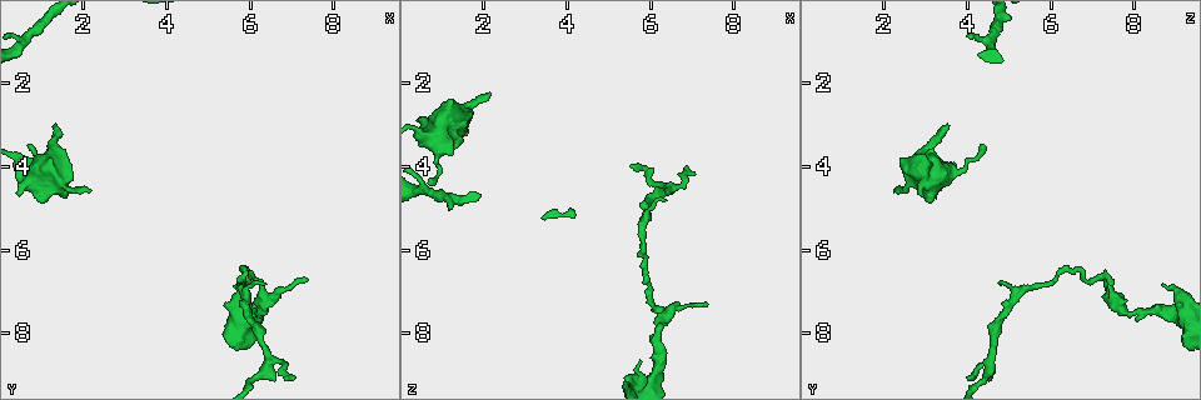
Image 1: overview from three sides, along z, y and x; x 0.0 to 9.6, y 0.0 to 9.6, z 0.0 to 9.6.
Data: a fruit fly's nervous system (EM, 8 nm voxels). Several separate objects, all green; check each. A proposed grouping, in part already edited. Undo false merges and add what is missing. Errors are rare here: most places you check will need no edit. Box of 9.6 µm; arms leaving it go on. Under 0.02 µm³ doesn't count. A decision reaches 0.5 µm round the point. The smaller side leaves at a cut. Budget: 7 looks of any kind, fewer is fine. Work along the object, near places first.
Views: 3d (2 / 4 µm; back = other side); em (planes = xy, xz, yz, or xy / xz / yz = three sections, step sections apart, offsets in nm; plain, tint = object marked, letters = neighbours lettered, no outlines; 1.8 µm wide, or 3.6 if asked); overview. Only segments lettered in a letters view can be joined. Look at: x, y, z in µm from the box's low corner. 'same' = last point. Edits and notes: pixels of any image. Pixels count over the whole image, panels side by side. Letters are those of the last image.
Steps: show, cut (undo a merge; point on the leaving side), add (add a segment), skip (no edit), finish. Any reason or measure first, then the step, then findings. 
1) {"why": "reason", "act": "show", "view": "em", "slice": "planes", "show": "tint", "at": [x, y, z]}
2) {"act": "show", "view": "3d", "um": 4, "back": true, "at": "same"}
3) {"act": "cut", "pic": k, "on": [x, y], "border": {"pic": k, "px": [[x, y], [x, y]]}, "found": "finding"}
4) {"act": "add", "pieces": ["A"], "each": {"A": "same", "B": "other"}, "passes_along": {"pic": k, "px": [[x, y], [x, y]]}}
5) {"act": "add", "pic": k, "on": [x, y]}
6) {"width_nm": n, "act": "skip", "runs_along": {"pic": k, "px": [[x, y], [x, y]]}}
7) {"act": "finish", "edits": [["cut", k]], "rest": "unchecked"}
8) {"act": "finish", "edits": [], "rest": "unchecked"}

{"why": "an open end", "act": "show", "view": "3d", "um": 2, "at": [1.20, 3.00, 3.55]}

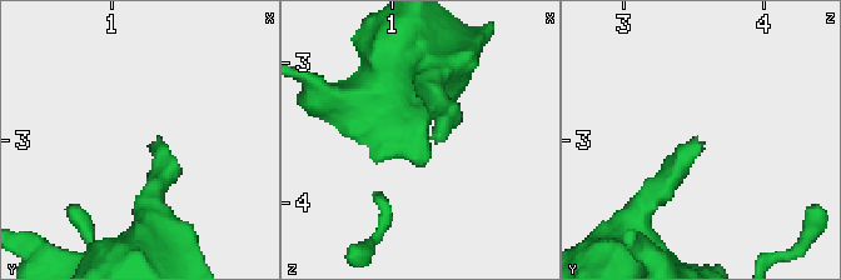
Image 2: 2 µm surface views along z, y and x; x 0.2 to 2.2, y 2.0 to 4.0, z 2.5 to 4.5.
{"why": "shape alone is not enough", "act": "show", "view": "em", "slice": "planes", "show": "letters", "at": [1.28, 3.04, 3.52]}

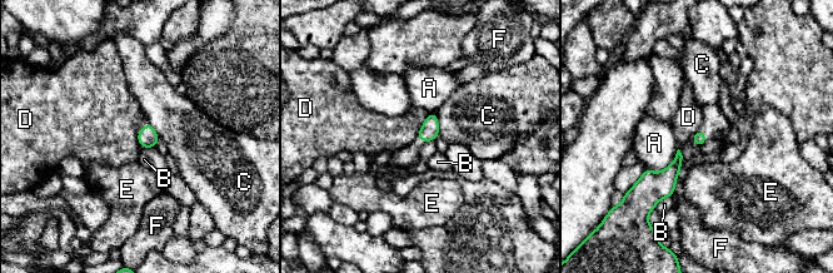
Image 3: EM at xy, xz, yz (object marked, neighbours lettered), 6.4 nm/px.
{"act": "skip", "each": {"A": "other", "B": "other", "C": "other", "D": "other", "E": "other", "F": "other"}, "found": "no lettered segment goes on from it"}

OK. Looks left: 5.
{"why": "free end", "act": "show", "view": "em", "um": 3.6, "slice": "xy", "step": 16, "show": "tint", "at": [5.80, 6.85, 8.70]}

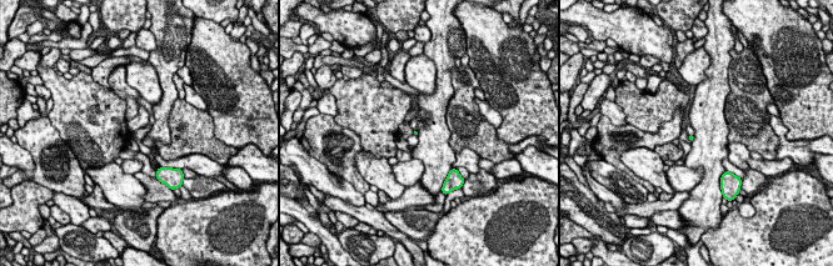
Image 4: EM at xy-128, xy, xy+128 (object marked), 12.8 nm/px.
{"why": "cut it another way", "act": "show", "view": "em", "um": 3.6, "slice": "planes", "show": "letters", "at": "same"}

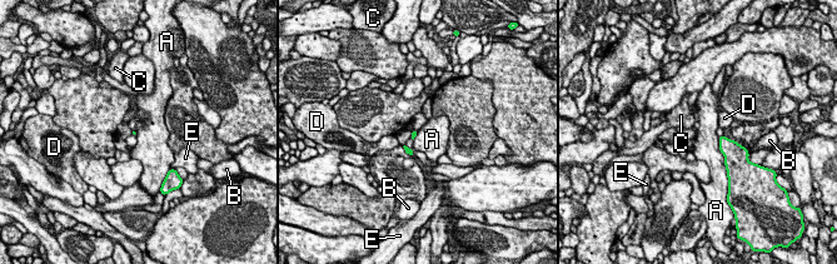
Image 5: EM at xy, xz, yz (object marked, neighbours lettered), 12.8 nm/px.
{"longest_contact_nm": ["A", 420], "act": "skip", "each": {"A": "other", "B": "other", "C": "other", "D": "other", "E": "other"}, "border": {"pic": 5, "px": [[717, 137], [726, 167]]}, "found": "none of them fits"}

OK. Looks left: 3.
{"why": "sharp bend", "act": "show", "view": "em", "slice": "planes", "show": "letters", "at": [5.85, 6.40, 6.35]}

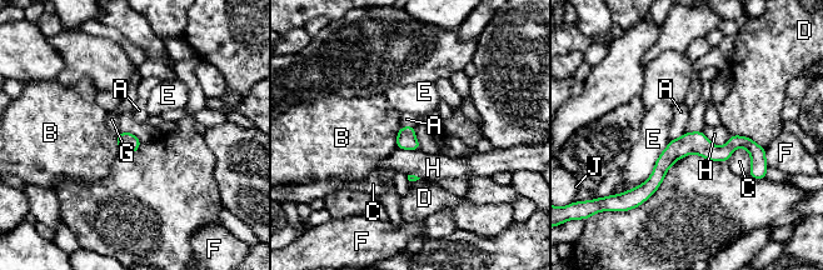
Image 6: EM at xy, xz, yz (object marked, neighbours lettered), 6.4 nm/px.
{"act": "skip", "each": {"A": "other", "B": "other", "C": "other", "D": "other", "E": "other", "F": "other", "G": "other", "H": "other", "J": "other"}, "border": {"pic": 6, "px": [[415, 125], [400, 128]]}, "found": "one neuron here"}

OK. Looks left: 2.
{"act": "finish", "edits": [], "rest": "unchecked"}

